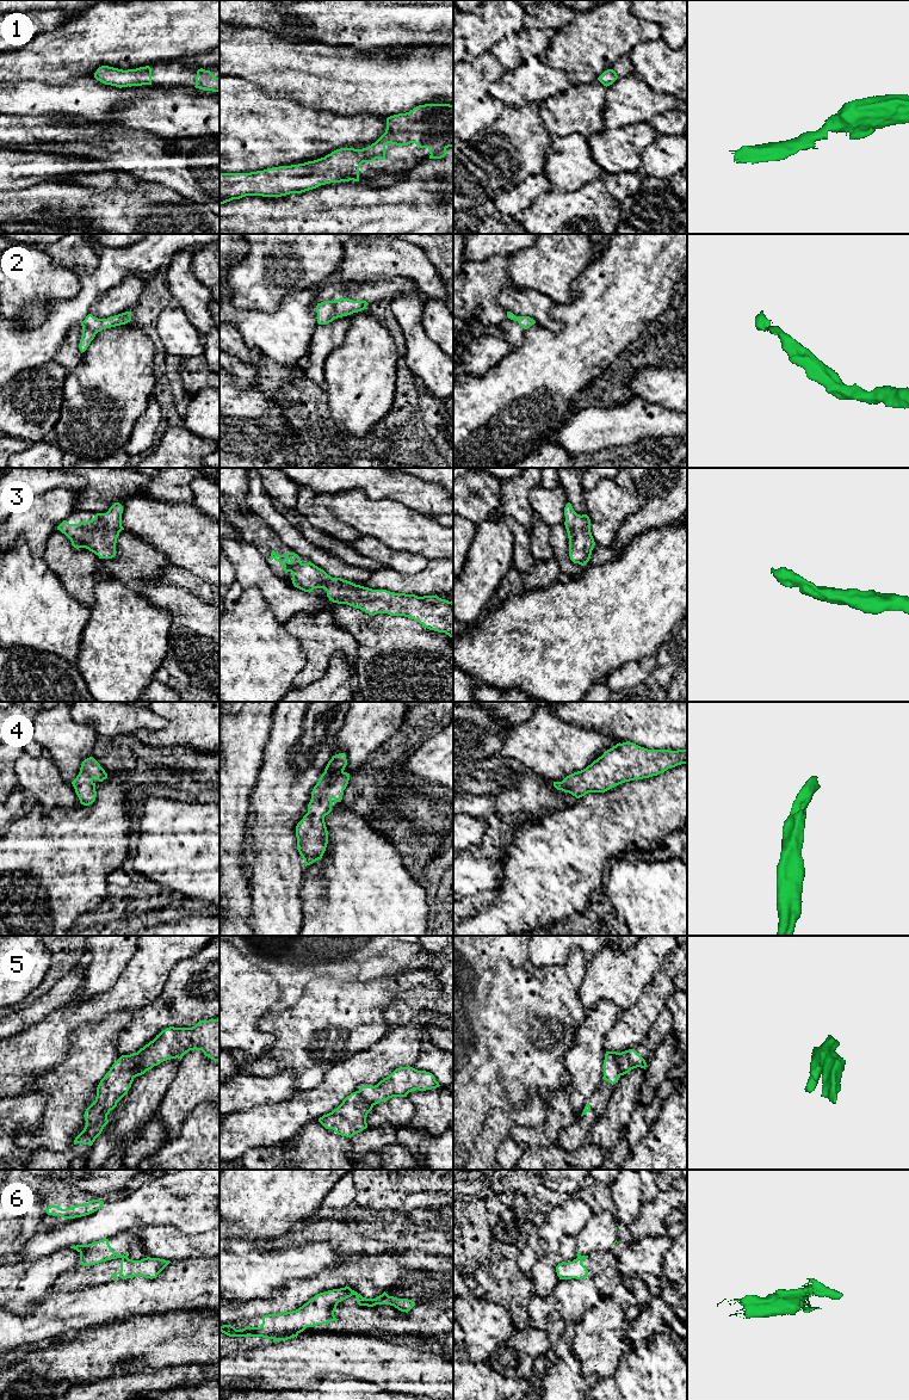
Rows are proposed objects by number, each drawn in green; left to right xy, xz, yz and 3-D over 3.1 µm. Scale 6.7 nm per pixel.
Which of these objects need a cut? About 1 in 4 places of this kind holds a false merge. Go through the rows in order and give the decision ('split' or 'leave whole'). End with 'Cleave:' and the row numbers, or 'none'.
1: leave whole
2: leave whole
3: leave whole
4: leave whole
5: split
6: split
Cleave: 5, 6

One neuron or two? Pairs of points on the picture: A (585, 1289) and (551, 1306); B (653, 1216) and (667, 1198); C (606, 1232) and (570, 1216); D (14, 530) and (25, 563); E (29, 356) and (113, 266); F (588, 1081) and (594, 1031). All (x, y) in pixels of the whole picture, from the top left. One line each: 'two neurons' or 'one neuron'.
A: one neuron
B: one neuron
C: two neurons
D: two neurons
E: one neuron
F: one neuron

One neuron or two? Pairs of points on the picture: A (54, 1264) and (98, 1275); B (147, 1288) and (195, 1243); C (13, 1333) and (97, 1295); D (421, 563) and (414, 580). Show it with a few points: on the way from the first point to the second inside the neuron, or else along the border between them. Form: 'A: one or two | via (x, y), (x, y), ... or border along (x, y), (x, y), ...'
A: two | border along (79, 1264), (65, 1272)
B: two | border along (202, 1257), (171, 1262)
C: one | via (33, 1326), (53, 1313), (76, 1311)
D: two | border along (430, 560), (415, 573), (390, 569)

